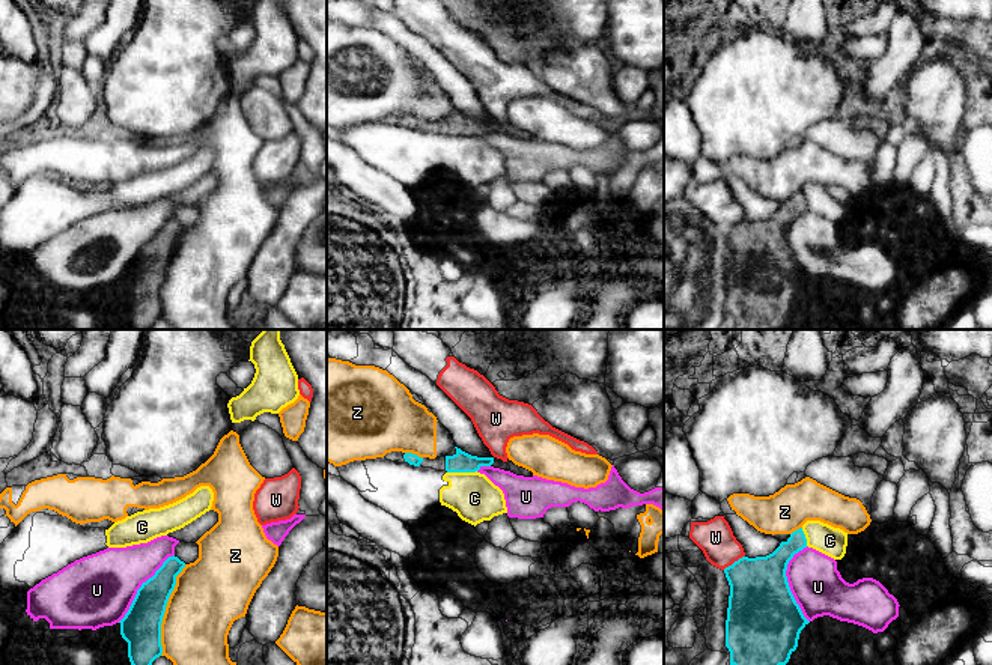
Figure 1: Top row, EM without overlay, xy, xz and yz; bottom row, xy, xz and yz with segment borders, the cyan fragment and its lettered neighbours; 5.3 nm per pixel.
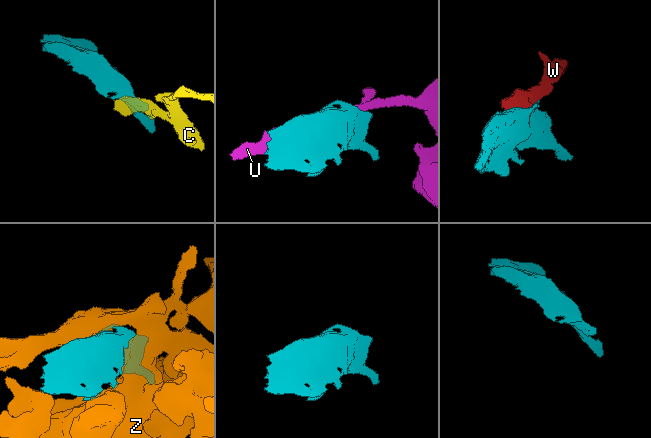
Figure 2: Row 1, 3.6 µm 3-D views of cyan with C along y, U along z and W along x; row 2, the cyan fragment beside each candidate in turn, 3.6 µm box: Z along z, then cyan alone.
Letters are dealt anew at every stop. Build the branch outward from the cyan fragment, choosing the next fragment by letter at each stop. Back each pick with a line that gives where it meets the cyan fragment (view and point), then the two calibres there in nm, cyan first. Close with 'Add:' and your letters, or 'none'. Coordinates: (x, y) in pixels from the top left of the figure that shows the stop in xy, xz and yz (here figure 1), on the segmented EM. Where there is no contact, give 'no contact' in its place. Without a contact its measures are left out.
Add: none

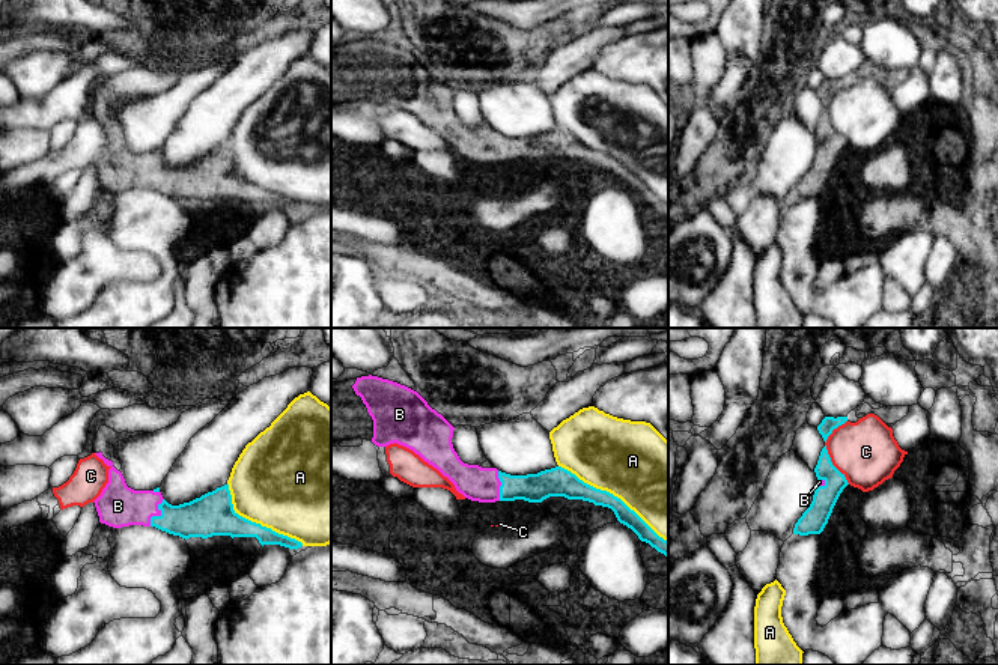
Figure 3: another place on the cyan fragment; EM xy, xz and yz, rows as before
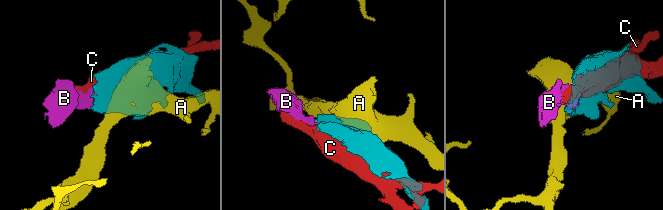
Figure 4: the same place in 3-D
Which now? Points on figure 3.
B: meets cyan in xy at (158, 516); 220 nm thick on the cyan side, 220 nm on the other
Add: B

